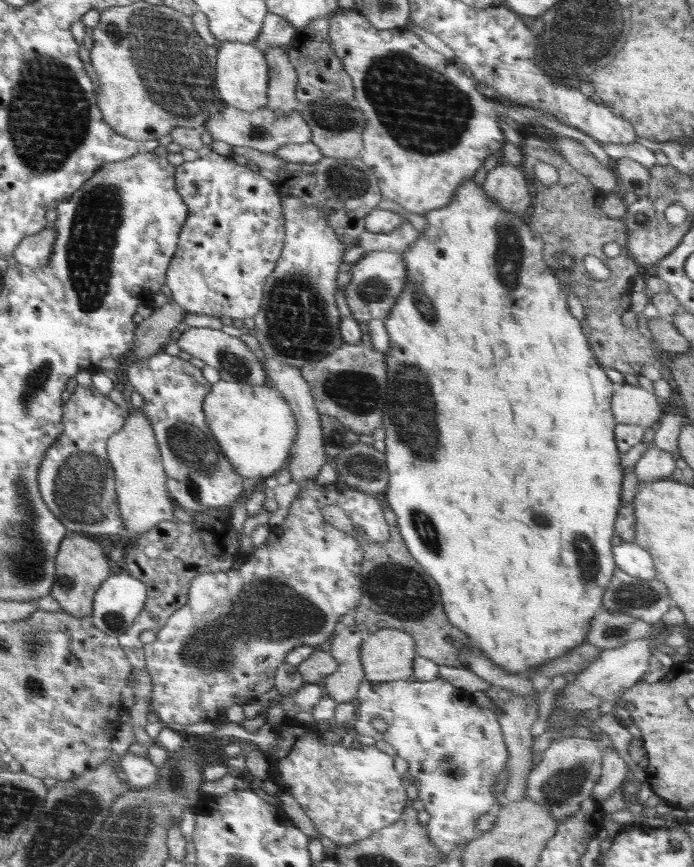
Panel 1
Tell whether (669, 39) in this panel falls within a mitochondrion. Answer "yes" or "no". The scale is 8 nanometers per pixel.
no

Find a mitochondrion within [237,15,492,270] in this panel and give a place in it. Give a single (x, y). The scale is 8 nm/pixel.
(423, 110)

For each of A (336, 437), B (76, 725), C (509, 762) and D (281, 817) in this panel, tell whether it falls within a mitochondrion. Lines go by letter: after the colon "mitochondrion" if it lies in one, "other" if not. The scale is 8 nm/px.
A: mitochondrion
B: other
C: other
D: other

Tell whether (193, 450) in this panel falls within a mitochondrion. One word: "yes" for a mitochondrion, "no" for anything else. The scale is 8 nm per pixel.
yes

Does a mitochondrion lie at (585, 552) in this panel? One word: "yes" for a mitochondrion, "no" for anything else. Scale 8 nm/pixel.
yes

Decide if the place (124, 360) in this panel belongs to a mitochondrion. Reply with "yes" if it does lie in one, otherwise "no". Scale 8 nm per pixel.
no

